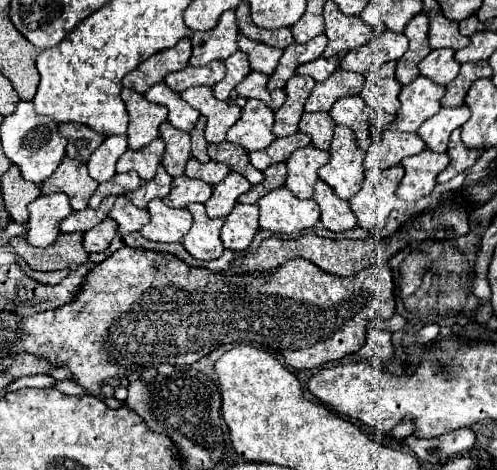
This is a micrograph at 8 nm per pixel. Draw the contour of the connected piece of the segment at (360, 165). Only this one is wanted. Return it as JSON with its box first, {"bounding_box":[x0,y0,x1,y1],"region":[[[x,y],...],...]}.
{"bounding_box":[319,125,385,199],"region":[[[337,125],[333,143],[329,147],[331,161],[319,169],[319,177],[327,181],[327,185],[341,197],[351,199],[365,180],[365,171],[371,171],[371,175],[381,173],[385,169],[367,169],[367,149],[359,149],[355,143],[355,135],[349,127]]]}

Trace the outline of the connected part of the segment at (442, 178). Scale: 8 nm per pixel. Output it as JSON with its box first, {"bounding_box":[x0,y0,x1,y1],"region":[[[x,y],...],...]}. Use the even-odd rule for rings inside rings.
{"bounding_box":[437,129,479,183],"region":[[[455,129],[451,133],[451,139],[449,139],[449,149],[447,149],[449,157],[451,157],[451,163],[445,171],[441,171],[441,175],[437,177],[439,183],[445,183],[449,179],[453,179],[455,175],[463,173],[465,169],[469,169],[477,157],[479,157],[479,151],[477,149],[469,149],[469,147],[463,147],[463,141],[461,141],[461,131]]]}

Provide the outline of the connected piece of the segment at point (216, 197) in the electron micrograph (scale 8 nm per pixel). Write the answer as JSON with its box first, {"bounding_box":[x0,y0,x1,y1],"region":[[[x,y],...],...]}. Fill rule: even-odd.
{"bounding_box":[205,171,251,217],"region":[[[231,171],[221,183],[217,183],[213,187],[213,195],[205,203],[207,215],[209,217],[227,217],[233,211],[233,207],[237,205],[237,197],[249,189],[251,189],[251,183],[243,175]]]}

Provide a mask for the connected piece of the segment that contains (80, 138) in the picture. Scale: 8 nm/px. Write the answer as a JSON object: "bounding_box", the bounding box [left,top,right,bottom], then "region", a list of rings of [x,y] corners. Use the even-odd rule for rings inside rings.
{"bounding_box":[59,123,105,163],"region":[[[61,123],[59,133],[67,139],[67,157],[87,163],[91,153],[103,143],[105,135],[79,123]]]}

